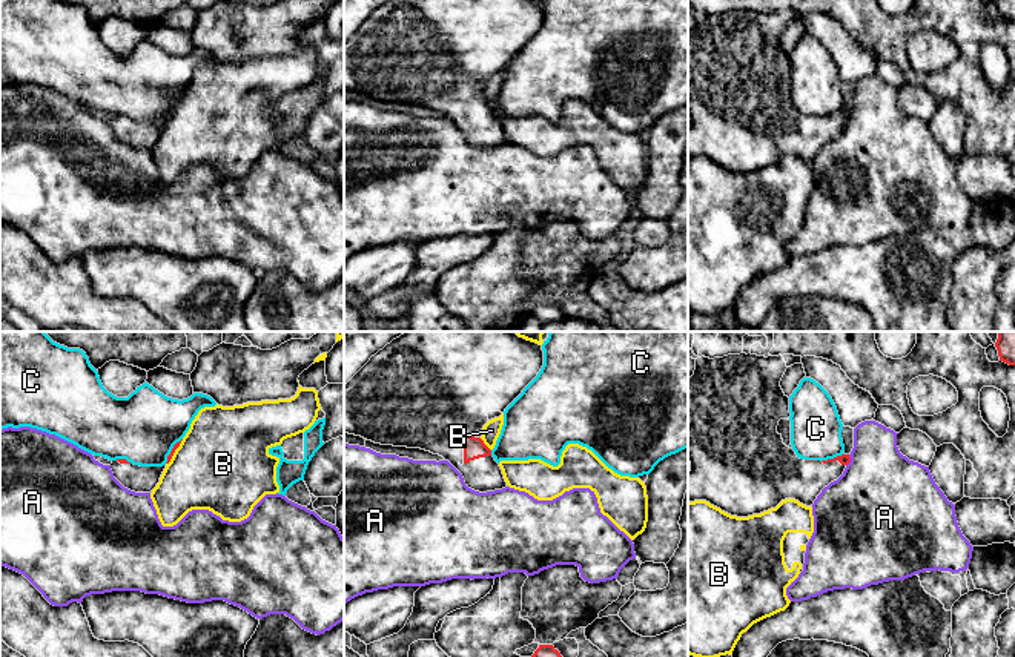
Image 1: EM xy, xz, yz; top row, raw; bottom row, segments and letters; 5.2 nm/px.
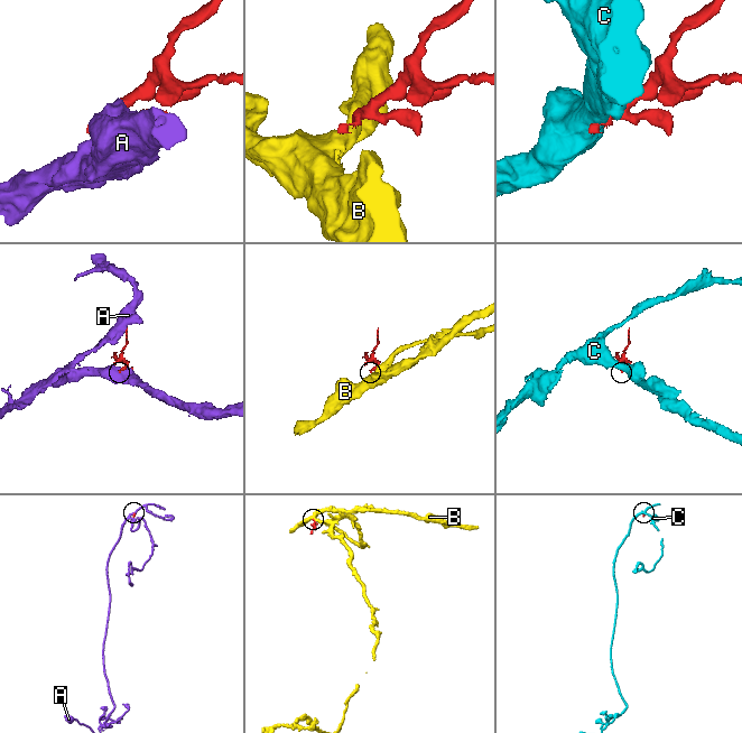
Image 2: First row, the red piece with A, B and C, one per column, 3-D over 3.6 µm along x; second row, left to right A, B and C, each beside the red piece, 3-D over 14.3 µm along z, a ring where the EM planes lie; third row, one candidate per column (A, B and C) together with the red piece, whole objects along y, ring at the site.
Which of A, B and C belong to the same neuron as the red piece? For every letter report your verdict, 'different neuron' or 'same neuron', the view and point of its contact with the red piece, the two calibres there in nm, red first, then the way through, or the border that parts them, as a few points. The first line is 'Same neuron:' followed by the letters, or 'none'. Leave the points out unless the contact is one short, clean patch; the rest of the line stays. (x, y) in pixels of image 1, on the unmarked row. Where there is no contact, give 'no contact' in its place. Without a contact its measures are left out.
Same neuron: none
A: different neuron; meets red in yz at (849, 117); 60 nm thick on the red side, 480 nm on the other
B: different neuron; meets red in xz at (484, 100); 110 nm thick on the red side, 90 nm on the other
C: different neuron; meets red in yz at (834, 114); 60 nm thick on the red side, 280 nm on the other

